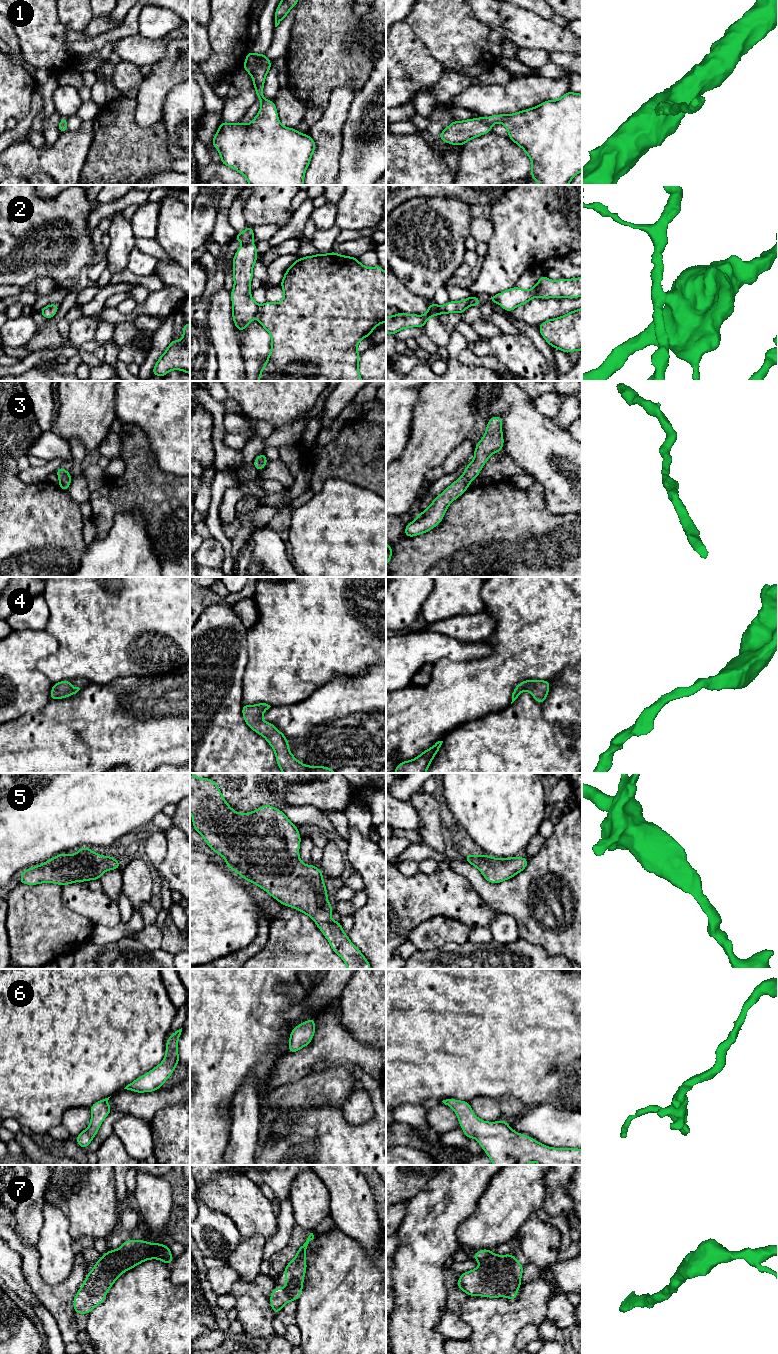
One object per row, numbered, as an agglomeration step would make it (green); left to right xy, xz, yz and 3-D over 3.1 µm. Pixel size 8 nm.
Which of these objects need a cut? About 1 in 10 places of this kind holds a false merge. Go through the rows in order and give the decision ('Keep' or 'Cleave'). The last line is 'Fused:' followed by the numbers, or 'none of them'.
1: Keep
2: Keep
3: Keep
4: Keep
5: Keep
6: Keep
7: Keep
Fused: none of them

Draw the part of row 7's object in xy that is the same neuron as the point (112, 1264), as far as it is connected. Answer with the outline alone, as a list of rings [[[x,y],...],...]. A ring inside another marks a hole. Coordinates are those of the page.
[[[134,1239],[124,1241],[119,1249],[112,1249],[103,1254],[102,1257],[96,1261],[93,1269],[87,1274],[81,1288],[75,1295],[73,1307],[76,1314],[89,1314],[106,1299],[107,1292],[123,1272],[131,1270],[138,1264],[149,1259],[159,1259],[170,1266],[173,1256],[170,1247],[164,1244],[152,1244],[148,1241]]]

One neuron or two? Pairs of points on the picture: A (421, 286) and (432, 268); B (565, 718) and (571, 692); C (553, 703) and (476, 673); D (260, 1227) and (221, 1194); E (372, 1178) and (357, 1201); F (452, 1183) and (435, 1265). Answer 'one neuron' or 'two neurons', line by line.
A: one neuron
B: one neuron
C: two neurons
D: one neuron
E: two neurons
F: one neuron

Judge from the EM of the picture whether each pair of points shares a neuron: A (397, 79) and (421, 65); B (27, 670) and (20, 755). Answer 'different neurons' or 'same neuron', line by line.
A: same neuron
B: different neurons

